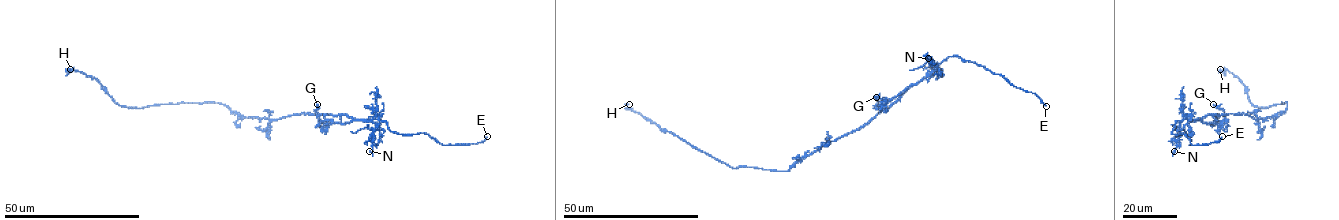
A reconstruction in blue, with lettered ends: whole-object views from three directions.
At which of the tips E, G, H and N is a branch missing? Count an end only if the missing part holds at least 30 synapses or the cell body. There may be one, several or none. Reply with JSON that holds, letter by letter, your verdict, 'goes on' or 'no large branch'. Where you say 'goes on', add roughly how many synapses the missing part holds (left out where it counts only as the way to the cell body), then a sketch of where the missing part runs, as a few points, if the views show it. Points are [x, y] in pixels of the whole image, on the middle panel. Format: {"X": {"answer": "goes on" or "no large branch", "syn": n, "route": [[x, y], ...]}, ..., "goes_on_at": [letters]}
{"E": {"answer": "goes on"}, "G": {"answer": "no large branch"}, "H": {"answer": "no large branch"}, "N": {"answer": "no large branch"}, "goes_on_at": ["E"]}

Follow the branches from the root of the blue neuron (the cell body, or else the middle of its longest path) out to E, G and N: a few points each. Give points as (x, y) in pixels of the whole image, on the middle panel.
E: (838, 138), (887, 110), (952, 56), (1003, 76), (1015, 87), (1034, 93), (1046, 106)
G: (838, 138), (867, 124), (911, 86), (878, 109), (876, 97)
N: (838, 138), (867, 124), (909, 87), (925, 78), (938, 66), (928, 58)

